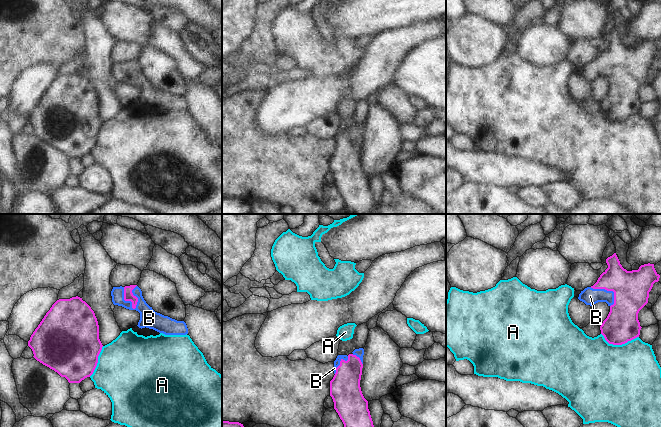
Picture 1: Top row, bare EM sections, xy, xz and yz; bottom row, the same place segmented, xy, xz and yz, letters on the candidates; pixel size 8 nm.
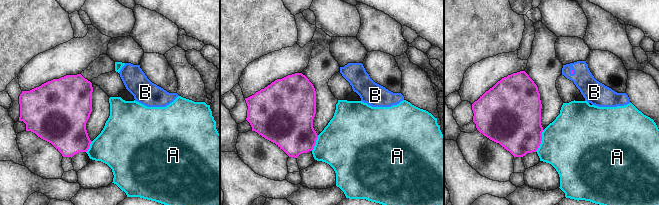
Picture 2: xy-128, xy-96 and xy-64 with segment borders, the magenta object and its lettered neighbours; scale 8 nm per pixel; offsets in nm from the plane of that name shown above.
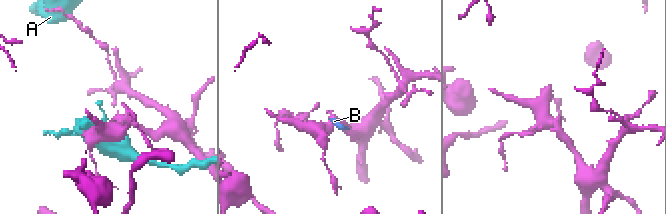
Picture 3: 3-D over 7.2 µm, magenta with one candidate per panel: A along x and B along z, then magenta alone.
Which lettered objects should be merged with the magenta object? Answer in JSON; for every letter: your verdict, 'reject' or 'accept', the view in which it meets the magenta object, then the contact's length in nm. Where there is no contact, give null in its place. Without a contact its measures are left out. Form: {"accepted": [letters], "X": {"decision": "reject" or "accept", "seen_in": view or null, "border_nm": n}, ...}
{"accepted": ["B"], "A": {"decision": "reject", "seen_in": "yz", "border_nm": 300}, "B": {"decision": "accept", "seen_in": "xy", "border_nm": 200}}

